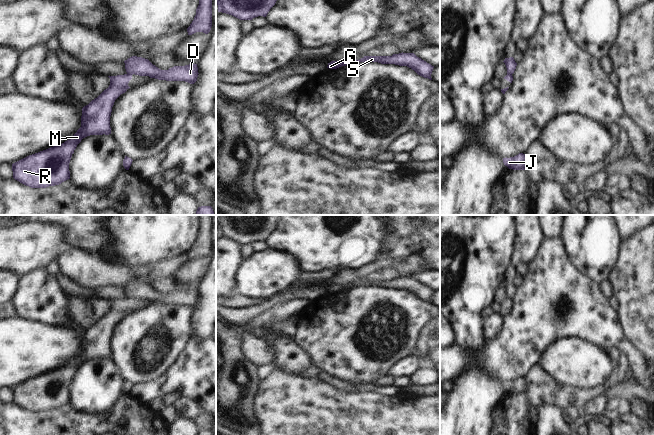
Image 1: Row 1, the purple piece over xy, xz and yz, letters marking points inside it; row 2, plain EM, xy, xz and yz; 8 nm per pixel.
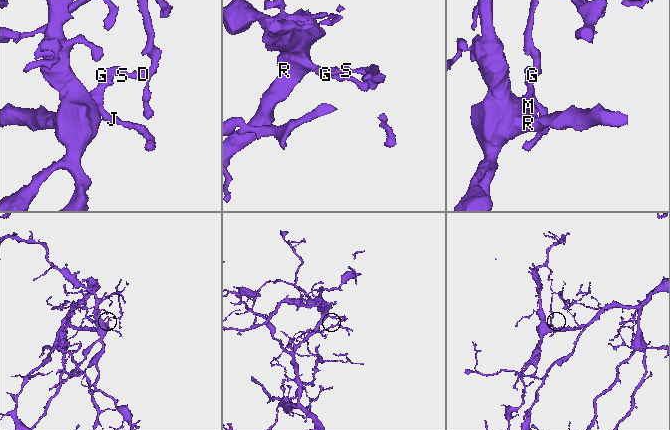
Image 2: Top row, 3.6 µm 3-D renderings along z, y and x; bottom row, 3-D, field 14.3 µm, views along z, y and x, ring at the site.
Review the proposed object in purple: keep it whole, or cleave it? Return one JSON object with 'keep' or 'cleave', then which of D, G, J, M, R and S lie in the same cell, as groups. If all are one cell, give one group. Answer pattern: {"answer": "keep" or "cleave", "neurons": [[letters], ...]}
{"answer": "cleave", "neurons": [["D", "S"], ["G", "J", "M", "R"]]}

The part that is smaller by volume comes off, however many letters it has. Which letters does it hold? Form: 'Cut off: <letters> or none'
Cut off: D, S

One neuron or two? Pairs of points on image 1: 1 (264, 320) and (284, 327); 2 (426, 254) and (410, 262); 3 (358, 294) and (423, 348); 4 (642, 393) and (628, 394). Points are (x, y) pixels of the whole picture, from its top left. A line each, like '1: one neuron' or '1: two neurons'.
1: two neurons
2: two neurons
3: two neurons
4: one neuron

